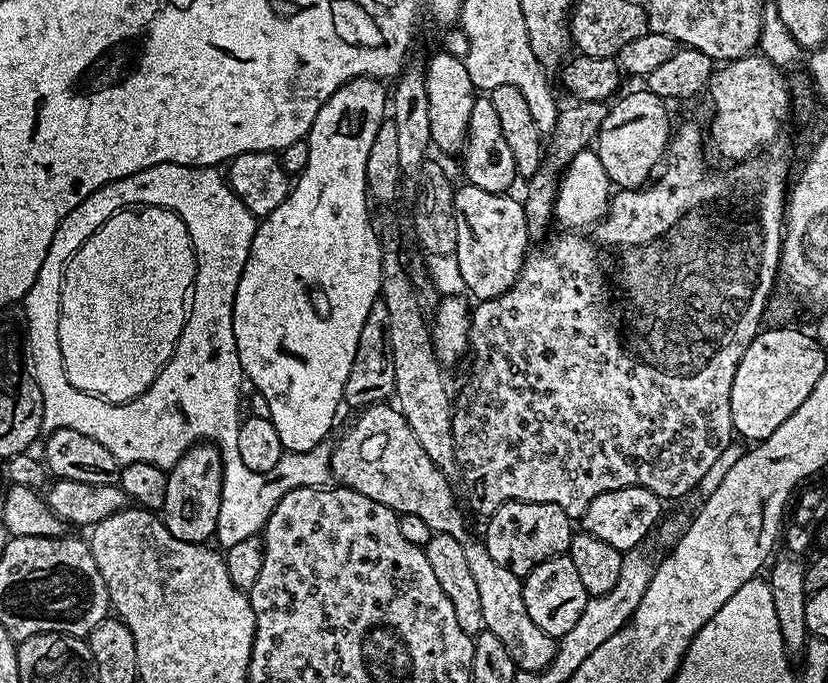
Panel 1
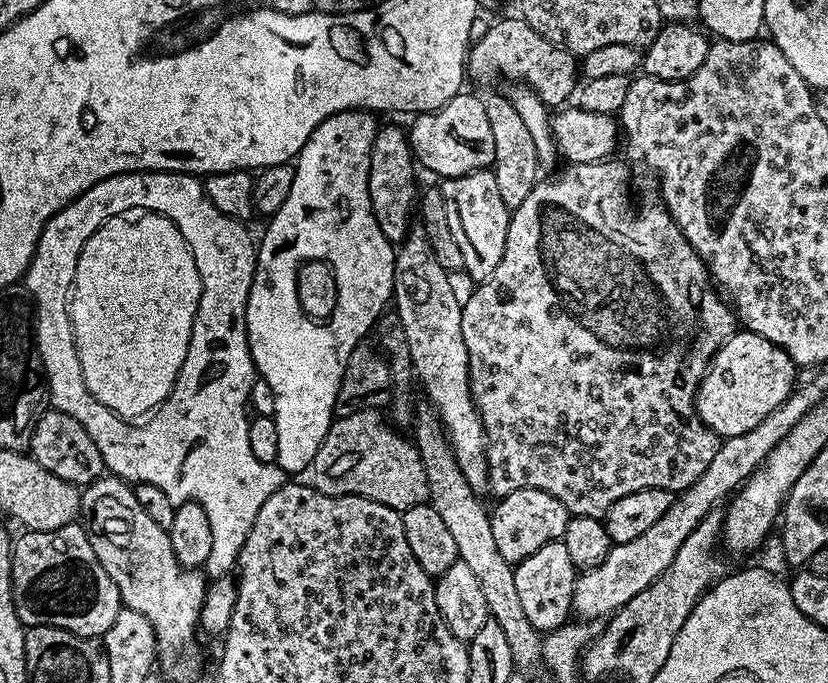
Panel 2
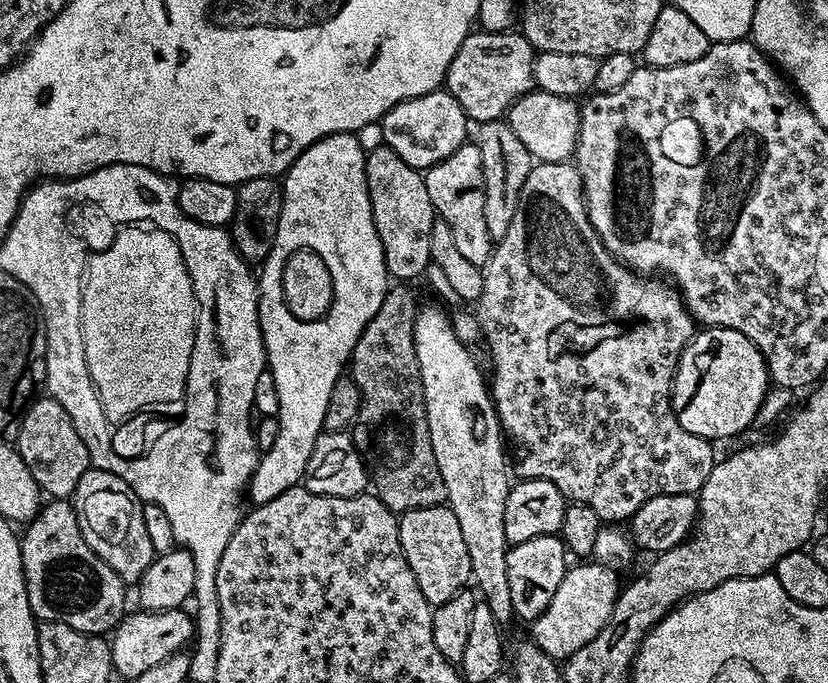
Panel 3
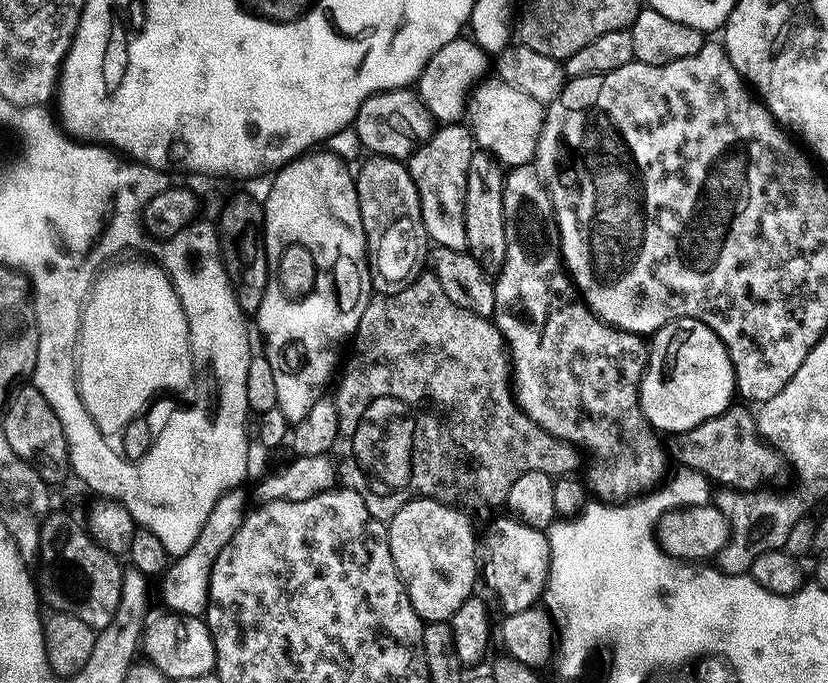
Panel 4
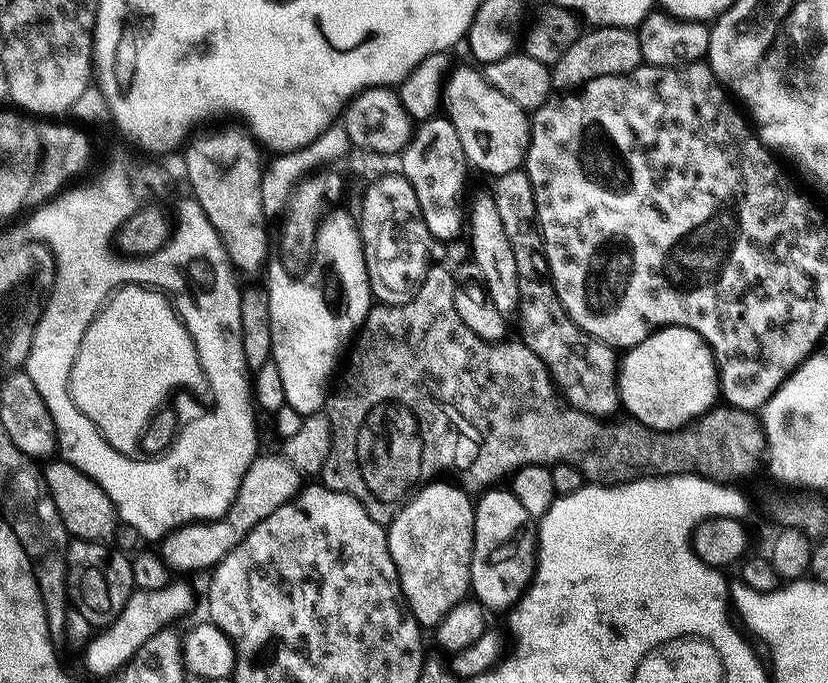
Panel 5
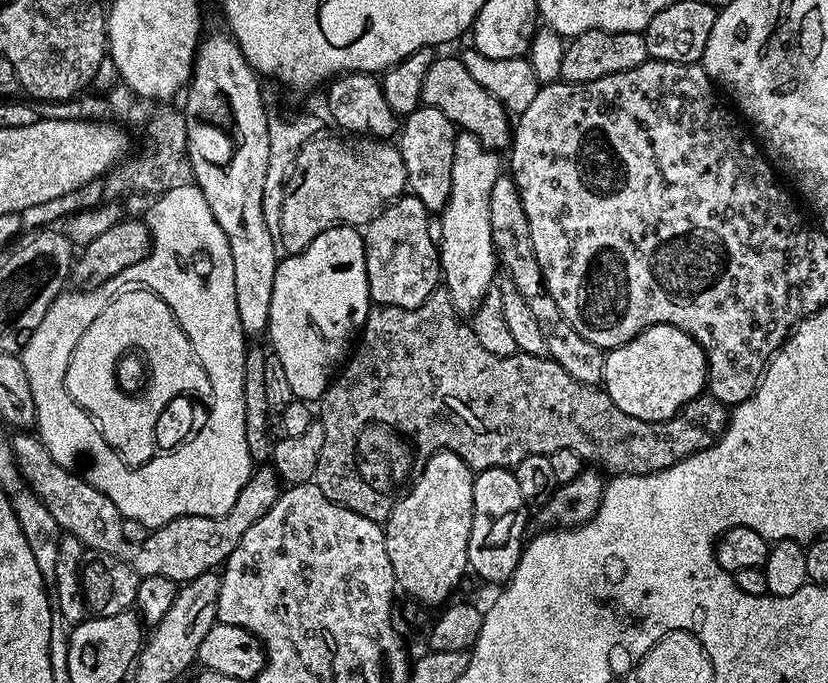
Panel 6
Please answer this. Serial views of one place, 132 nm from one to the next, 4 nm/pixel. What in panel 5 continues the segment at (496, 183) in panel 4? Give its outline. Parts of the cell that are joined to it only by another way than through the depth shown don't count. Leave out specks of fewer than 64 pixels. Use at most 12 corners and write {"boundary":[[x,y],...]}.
{"boundary":[[491,187],[471,193],[466,232],[501,314],[520,302],[514,250]]}

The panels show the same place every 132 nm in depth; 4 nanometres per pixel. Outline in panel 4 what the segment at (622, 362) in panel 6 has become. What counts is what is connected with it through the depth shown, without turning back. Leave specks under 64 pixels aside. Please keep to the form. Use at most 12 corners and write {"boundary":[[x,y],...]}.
{"boundary":[[683,316],[651,337],[640,408],[690,430],[733,407],[736,367]]}

